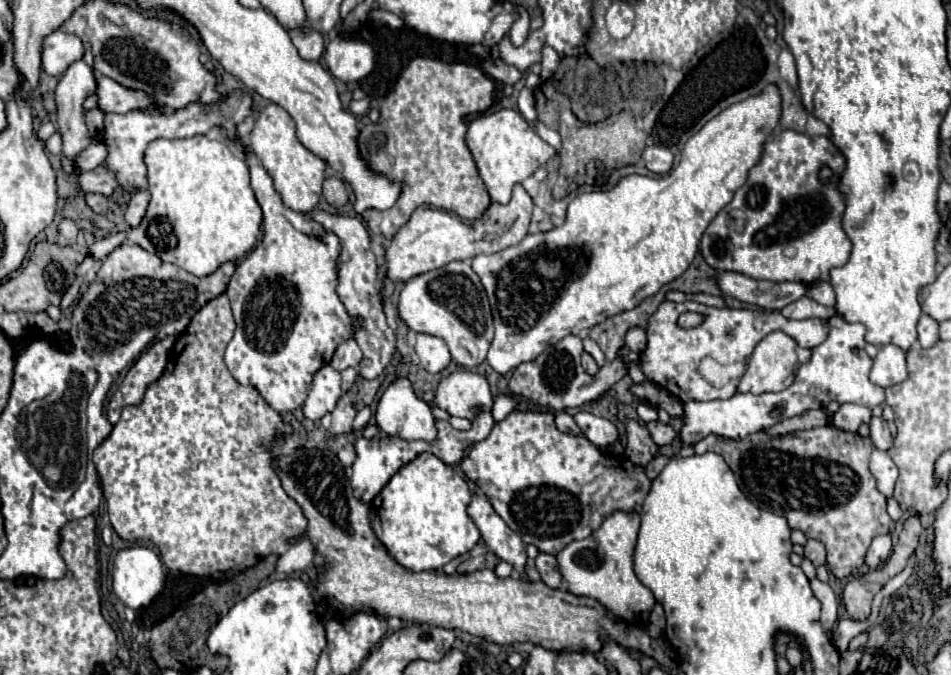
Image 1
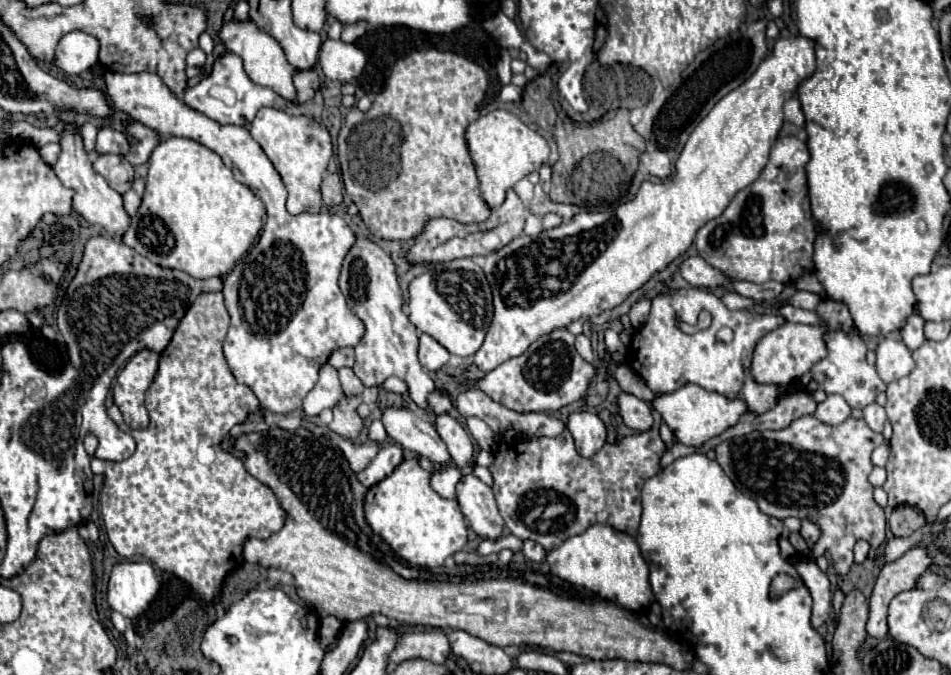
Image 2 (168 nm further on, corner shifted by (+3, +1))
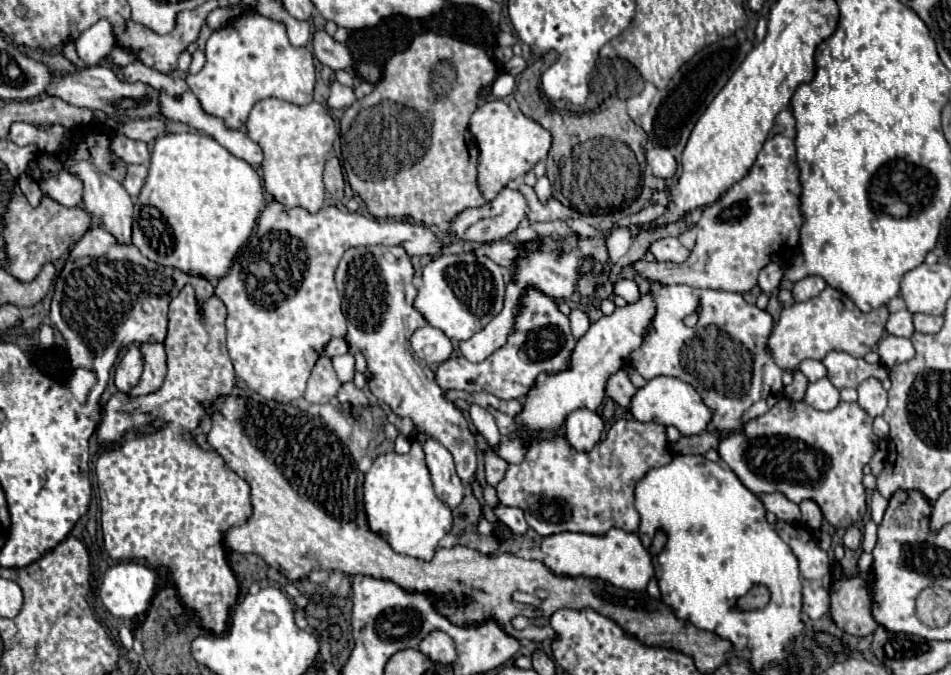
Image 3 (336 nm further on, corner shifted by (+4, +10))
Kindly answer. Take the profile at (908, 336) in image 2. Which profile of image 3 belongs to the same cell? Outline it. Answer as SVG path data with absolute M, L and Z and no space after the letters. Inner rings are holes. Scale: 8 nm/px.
M898 310L890 314L886 322L886 332L894 336L906 336L910 338L914 334L914 324L912 324L912 314L908 310Z

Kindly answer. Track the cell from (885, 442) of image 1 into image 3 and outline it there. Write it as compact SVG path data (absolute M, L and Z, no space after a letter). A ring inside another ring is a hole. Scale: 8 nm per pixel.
M868 378L858 386L858 404L874 418L874 416L882 416L884 408L886 408L886 390L882 388L878 378Z

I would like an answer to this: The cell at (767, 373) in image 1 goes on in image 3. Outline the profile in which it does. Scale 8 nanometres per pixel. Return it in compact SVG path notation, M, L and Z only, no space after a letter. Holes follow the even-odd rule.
M826 286L816 298L794 302L792 306L786 306L782 310L780 320L768 340L768 346L776 358L776 364L784 370L798 368L798 364L806 358L822 360L830 350L840 350L852 354L854 358L864 358L870 350L874 350L880 336L884 336L888 314L888 306L880 306L864 314L846 294Z

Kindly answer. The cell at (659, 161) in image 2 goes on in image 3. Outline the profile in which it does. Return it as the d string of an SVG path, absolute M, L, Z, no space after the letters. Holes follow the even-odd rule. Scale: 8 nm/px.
M662 146L650 148L646 152L646 162L652 168L654 176L658 176L658 178L666 180L666 178L672 178L676 174L676 160L668 148L662 148Z

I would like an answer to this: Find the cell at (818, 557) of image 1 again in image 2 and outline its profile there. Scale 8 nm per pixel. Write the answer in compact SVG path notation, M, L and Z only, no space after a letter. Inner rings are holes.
M803 519L803 521L801 521L801 537L805 539L807 547L809 547L809 549L813 549L813 547L815 547L815 543L819 541L819 527L817 527L815 523L811 523L811 521Z

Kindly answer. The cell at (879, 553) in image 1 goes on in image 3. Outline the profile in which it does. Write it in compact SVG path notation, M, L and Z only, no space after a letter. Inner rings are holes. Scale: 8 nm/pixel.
M850 526L850 528L846 528L842 542L844 542L844 546L850 548L850 550L860 548L860 542L862 542L862 532L860 532L860 528L858 528L858 526Z

